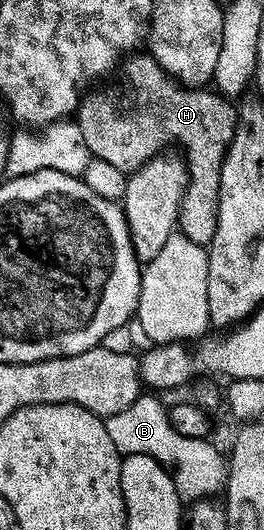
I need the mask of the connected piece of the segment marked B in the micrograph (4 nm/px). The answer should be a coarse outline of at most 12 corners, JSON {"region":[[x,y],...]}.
{"region":[[141,394],[104,420],[124,456],[172,473],[181,501],[226,483],[226,460],[204,438],[174,430],[168,408]]}

